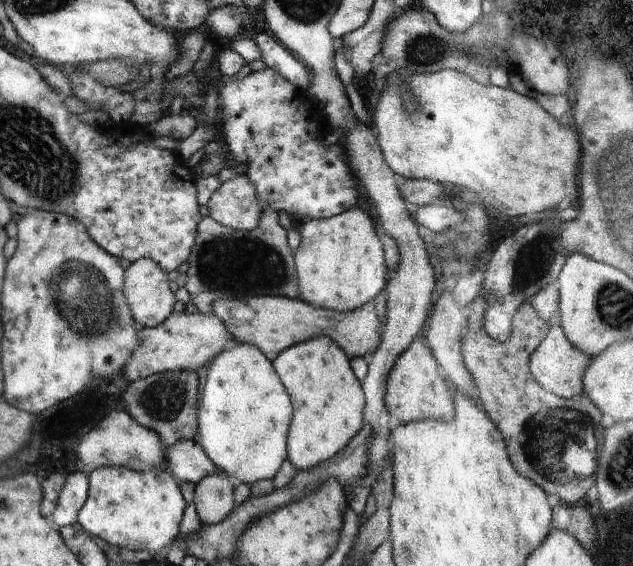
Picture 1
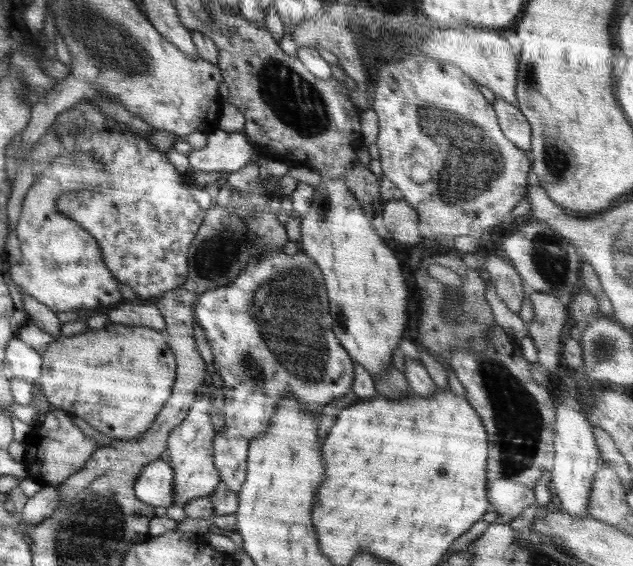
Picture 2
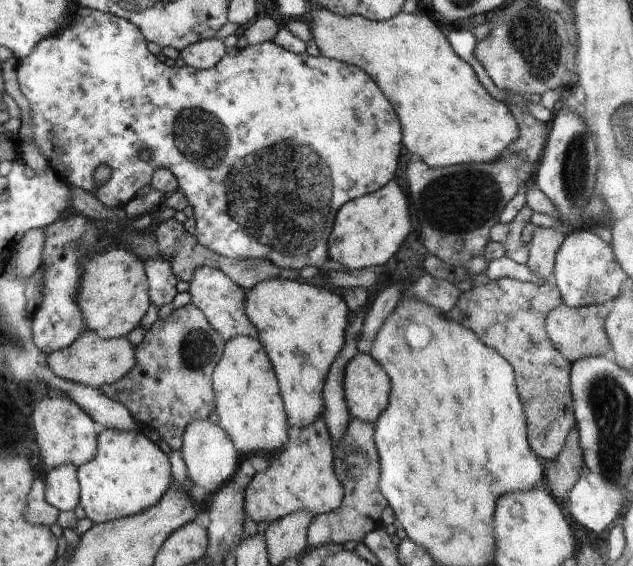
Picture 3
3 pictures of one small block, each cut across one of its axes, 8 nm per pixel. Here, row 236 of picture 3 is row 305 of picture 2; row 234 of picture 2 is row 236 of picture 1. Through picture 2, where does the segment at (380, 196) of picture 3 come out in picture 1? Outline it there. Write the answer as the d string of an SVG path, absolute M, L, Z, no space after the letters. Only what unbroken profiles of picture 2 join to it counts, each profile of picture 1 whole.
M354 206L348 210L345 210L344 212L341 212L340 214L337 214L336 216L327 219L310 219L301 224L301 243L294 252L295 269L297 270L297 277L299 278L299 296L301 300L314 304L316 307L322 306L333 311L347 313L359 309L361 306L372 302L374 297L377 296L379 292L384 292L384 288L387 285L387 280L389 279L390 273L388 272L388 268L385 265L383 244L380 242L380 237L376 232L376 227L374 226L373 220L374 217L372 218L368 213Z

